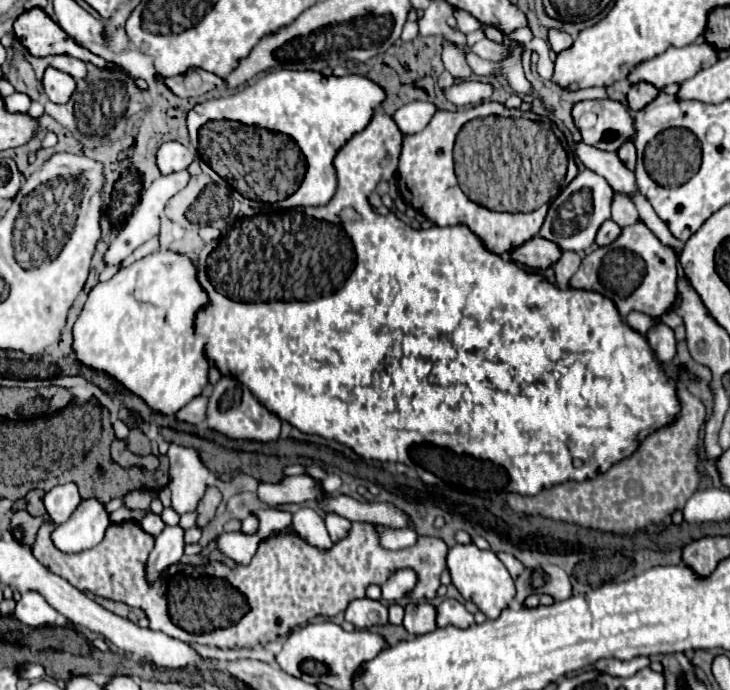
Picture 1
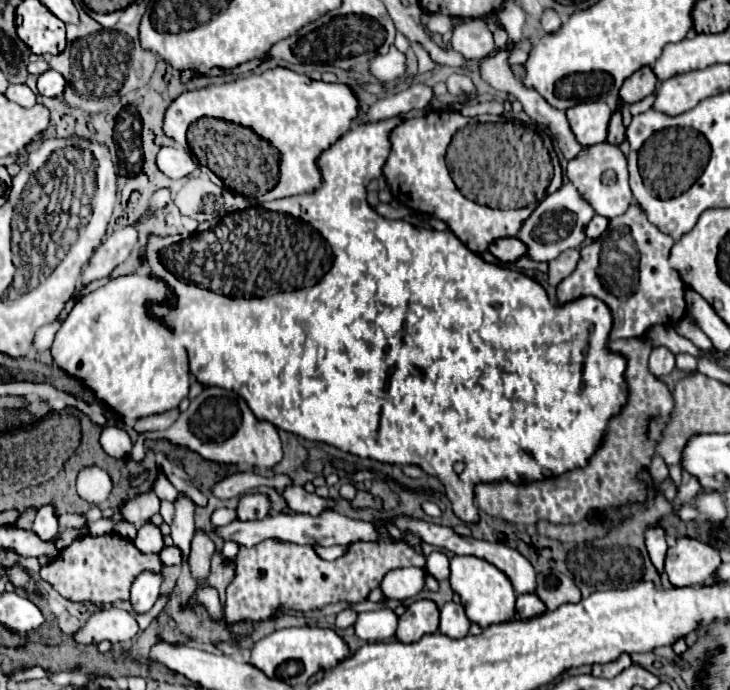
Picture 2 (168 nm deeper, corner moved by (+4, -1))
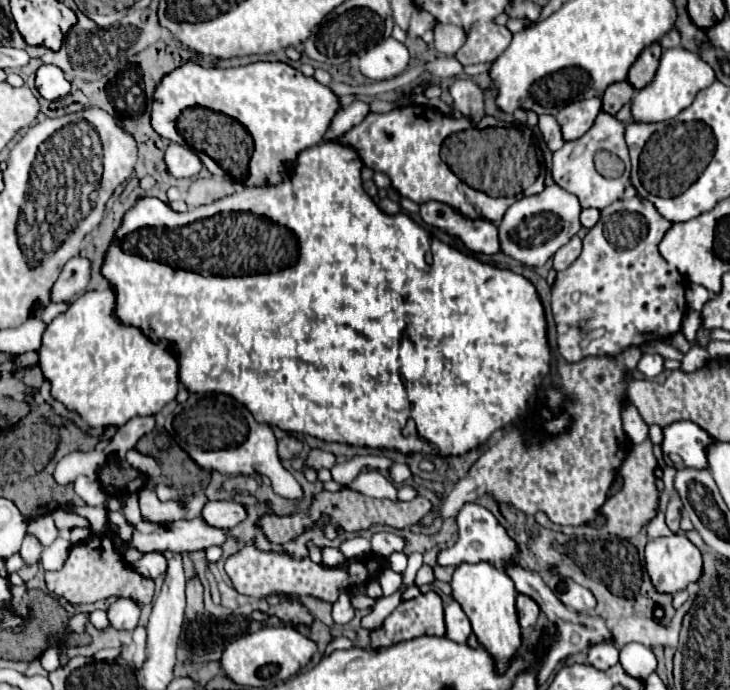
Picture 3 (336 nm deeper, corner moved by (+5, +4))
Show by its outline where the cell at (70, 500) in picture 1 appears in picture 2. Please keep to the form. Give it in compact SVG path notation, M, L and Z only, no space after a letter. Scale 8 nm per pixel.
M42 506L38 510L36 520L34 520L34 532L42 540L48 540L58 532L58 516L56 516L56 508L54 506Z

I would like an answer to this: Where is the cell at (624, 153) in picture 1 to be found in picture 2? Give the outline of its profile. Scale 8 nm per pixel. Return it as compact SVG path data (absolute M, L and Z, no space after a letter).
M614 112L612 114L612 120L610 120L608 142L612 142L614 146L620 146L624 140L626 140L626 128L622 124L622 116L620 116L620 112Z

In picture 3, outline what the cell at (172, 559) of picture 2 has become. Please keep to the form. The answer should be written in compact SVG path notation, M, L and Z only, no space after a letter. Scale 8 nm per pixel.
M147 553L139 561L127 565L131 565L131 569L139 569L139 575L147 579L157 579L167 571L167 559L161 553Z

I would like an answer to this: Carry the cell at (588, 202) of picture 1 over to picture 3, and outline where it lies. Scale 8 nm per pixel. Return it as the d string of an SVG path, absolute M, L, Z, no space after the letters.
M549 185L537 195L515 201L499 223L501 253L529 267L543 267L559 247L563 247L573 235L577 235L577 231L581 229L579 213L581 205L577 197L567 193L559 185Z

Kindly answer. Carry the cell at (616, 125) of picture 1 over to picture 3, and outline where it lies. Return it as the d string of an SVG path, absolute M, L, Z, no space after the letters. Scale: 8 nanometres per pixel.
M599 97L577 101L577 103L563 107L557 113L557 123L561 127L563 139L571 141L571 139L579 139L583 133L587 133L599 111L601 111Z

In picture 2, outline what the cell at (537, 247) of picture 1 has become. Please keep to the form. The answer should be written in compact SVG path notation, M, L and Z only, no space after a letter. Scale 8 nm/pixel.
M500 238L490 246L490 254L506 264L514 264L518 258L526 256L526 252L528 248L518 238Z

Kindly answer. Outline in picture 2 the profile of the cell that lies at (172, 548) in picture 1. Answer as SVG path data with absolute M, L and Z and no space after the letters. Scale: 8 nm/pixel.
M144 570L136 576L136 580L132 584L130 602L138 614L144 614L154 606L158 594L160 594L162 580L164 580L164 574L152 572L152 570Z

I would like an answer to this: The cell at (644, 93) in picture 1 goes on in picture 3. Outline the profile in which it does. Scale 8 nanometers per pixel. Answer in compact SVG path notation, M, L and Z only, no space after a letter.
M659 43L649 45L647 49L643 49L643 53L639 55L639 59L633 63L633 67L629 69L627 81L629 81L635 89L643 89L643 87L655 77L661 51L663 51L663 49L661 49Z

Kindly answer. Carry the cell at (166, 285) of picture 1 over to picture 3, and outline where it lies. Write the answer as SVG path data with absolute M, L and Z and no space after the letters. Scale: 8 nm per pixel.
M113 289L89 291L77 297L65 313L55 317L47 325L39 349L39 367L45 381L51 383L51 395L61 401L69 411L79 413L91 429L105 429L109 425L121 427L133 417L157 415L169 401L175 399L179 389L177 359L161 343L151 343L139 329L121 325L113 317L113 309Z

